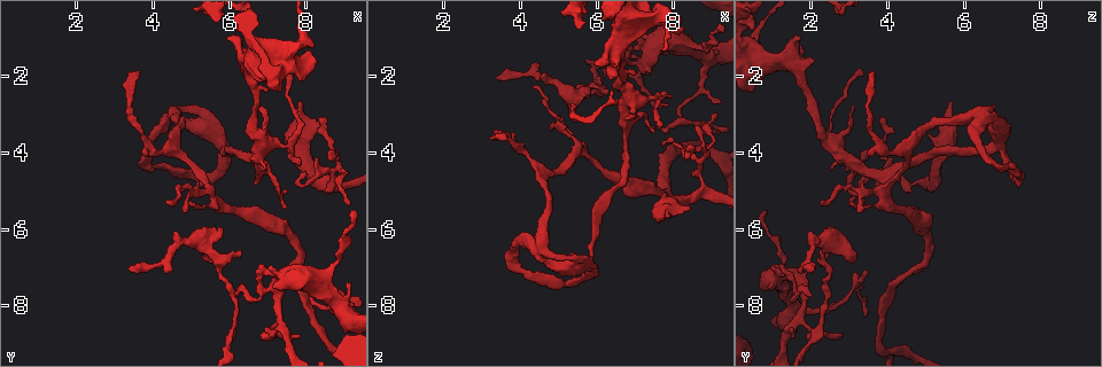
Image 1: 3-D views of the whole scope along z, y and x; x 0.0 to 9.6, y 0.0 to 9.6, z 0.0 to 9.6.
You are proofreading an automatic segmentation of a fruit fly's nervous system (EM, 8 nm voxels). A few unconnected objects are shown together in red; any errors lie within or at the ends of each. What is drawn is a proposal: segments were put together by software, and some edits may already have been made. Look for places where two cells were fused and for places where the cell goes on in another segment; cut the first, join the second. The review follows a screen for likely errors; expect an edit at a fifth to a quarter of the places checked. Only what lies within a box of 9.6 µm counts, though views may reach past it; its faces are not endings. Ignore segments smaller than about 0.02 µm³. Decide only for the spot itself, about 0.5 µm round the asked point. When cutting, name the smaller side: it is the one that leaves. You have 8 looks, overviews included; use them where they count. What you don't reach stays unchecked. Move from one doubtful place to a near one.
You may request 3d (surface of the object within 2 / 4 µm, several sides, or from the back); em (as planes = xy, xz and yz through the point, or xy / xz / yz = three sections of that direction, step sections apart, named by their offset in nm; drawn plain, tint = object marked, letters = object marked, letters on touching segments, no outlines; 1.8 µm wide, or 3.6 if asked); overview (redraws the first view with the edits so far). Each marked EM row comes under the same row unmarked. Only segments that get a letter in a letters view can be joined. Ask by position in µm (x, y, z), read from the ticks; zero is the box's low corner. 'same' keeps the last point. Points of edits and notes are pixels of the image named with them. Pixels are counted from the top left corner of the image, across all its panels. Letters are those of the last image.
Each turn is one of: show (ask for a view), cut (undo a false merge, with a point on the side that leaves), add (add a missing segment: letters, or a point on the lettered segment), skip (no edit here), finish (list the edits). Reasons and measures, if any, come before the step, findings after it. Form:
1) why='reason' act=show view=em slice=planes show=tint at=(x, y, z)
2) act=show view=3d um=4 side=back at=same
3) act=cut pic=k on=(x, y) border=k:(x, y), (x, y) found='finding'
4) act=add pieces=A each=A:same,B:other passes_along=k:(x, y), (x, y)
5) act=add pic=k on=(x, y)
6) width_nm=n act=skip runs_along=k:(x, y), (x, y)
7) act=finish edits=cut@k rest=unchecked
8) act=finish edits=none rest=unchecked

why='branch point' act=show view=em slice=planes show=tint at=(8.75, 4.55, 4.30)

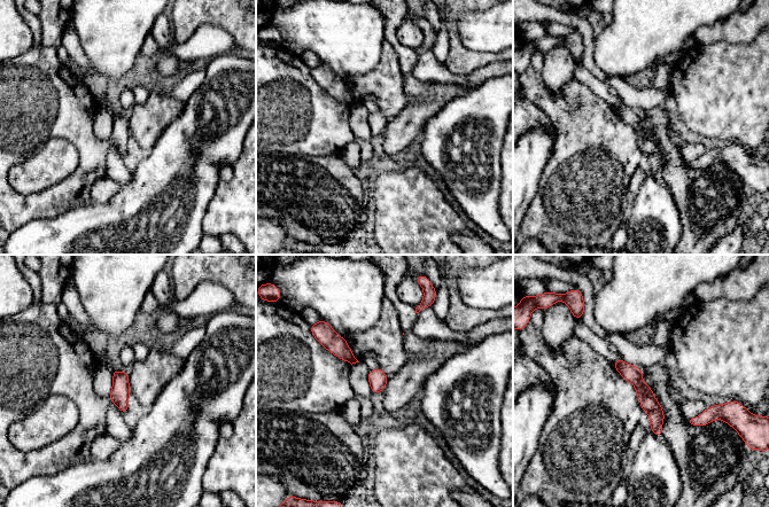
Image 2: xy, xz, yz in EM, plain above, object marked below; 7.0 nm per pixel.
why='see the neighbours' act=show view=em slice=planes show=letters at=same

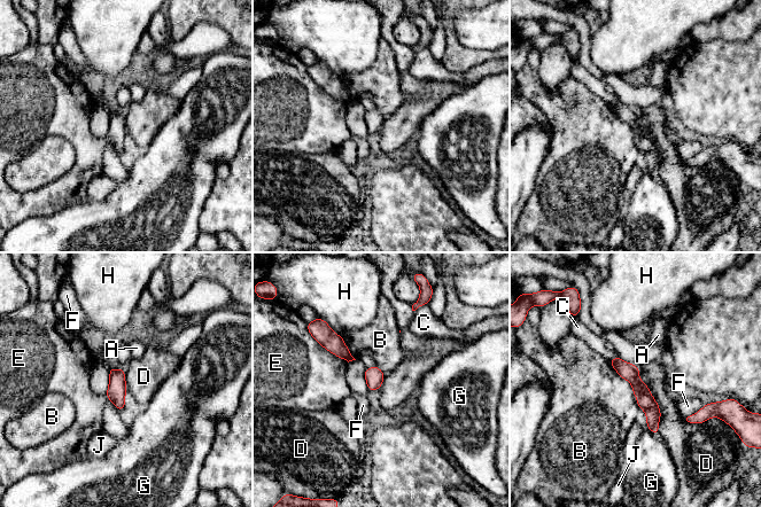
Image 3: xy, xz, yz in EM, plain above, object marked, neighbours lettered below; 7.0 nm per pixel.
act=skip each=A:other,B:other,C:other,D:other,E:other,F:other,G:other,H:other,J:other border=3:(637, 367), (660, 412), (659, 434) found='one cell here'

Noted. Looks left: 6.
act=show view=3d um=2 at=(7.85, 7.10, 3.40)

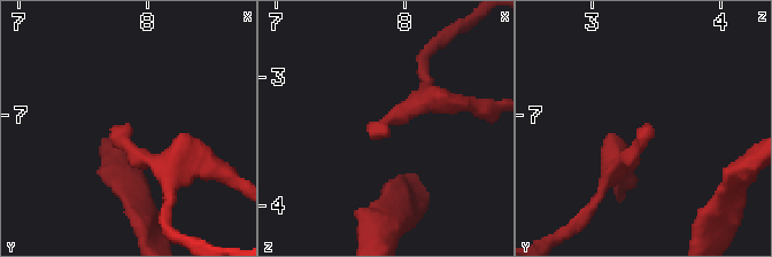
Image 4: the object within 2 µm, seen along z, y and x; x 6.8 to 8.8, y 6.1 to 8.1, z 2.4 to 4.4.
act=show view=em slice=planes show=tint at=(7.84, 7.08, 3.38)

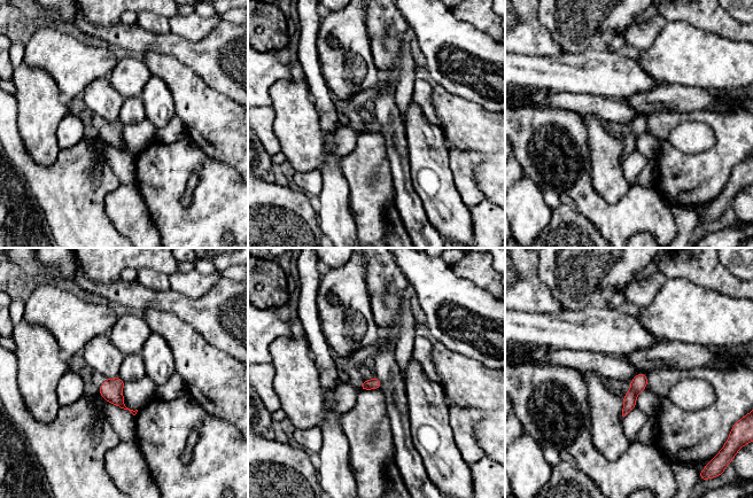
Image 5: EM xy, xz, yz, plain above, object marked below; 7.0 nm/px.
why='see the neighbours' act=show view=em slice=planes show=letters at=same

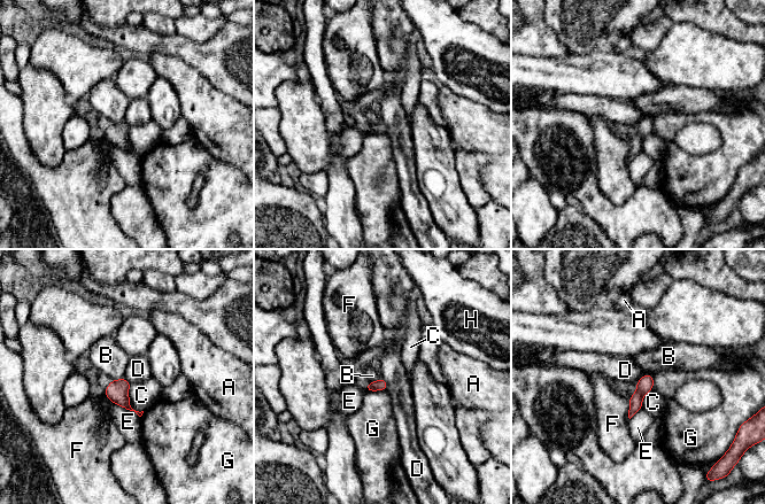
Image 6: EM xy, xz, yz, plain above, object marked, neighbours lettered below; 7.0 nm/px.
longest_contact=C:220nm act=skip each=A:other,B:other,C:other,D:other,E:other,F:other,G:other,H:other border=6:(380, 375), (386, 382), (386, 389) found='no lettered segment goes on from it'

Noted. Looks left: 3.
why='tapers out' act=show view=em slice=xy step=16 show=letters at=(3.35, 6.95, 2.15)

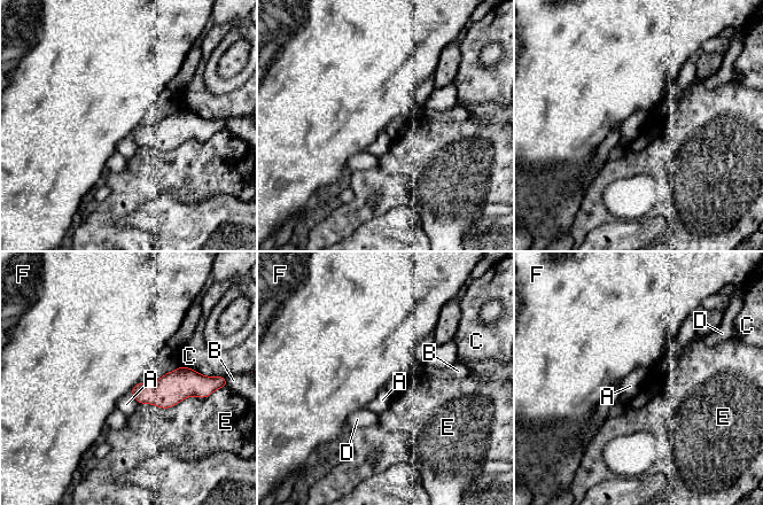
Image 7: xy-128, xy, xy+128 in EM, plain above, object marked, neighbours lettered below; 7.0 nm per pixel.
act=skip each=A:other,B:other,C:other,D:other,E:other,F:other border=7:(137, 382), (130, 391) found='none of them fits'

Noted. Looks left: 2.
act=finish edits=none rest=unchecked

